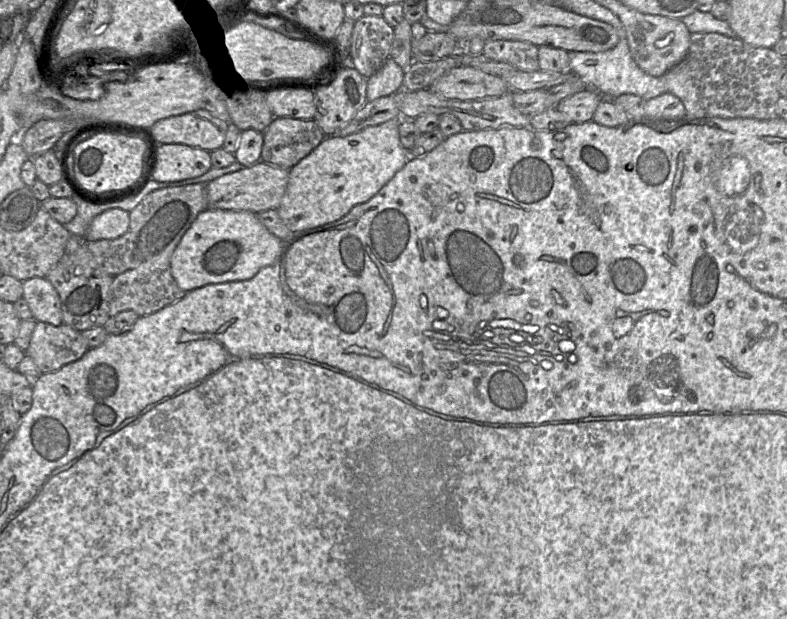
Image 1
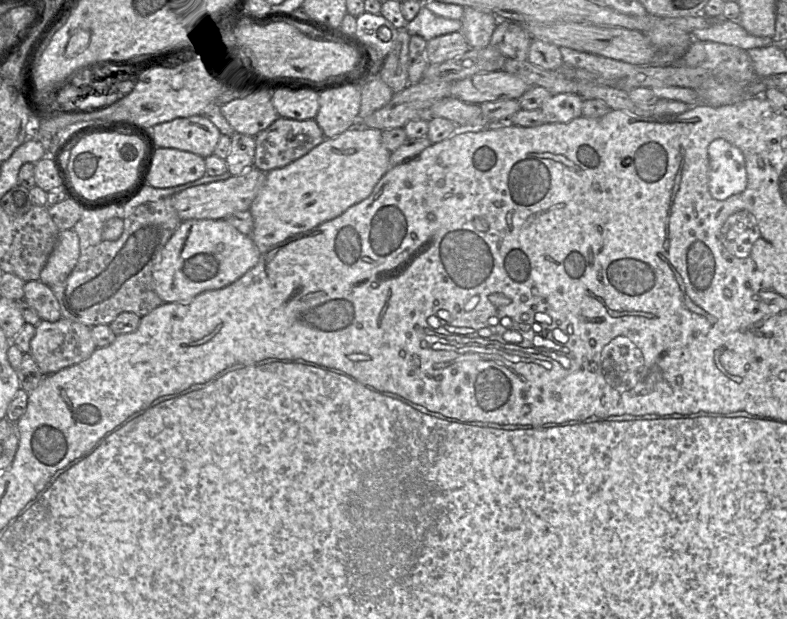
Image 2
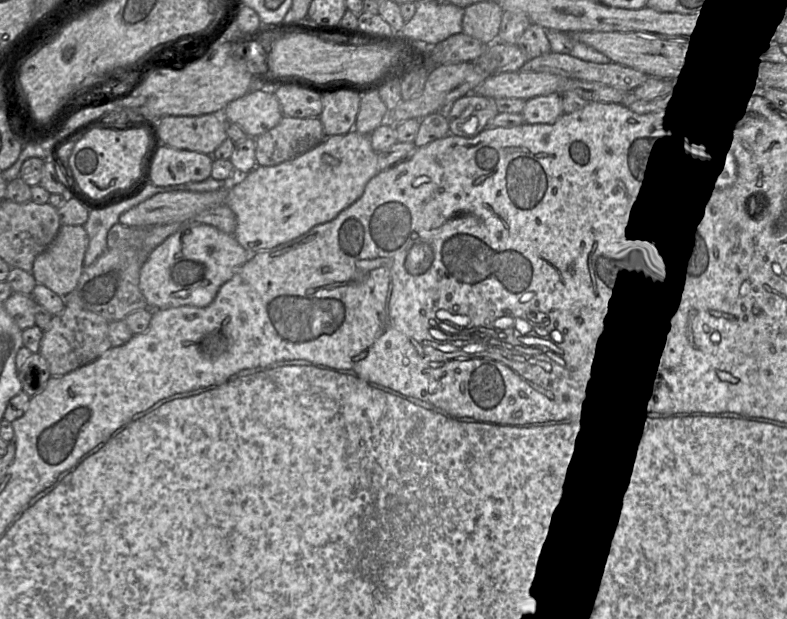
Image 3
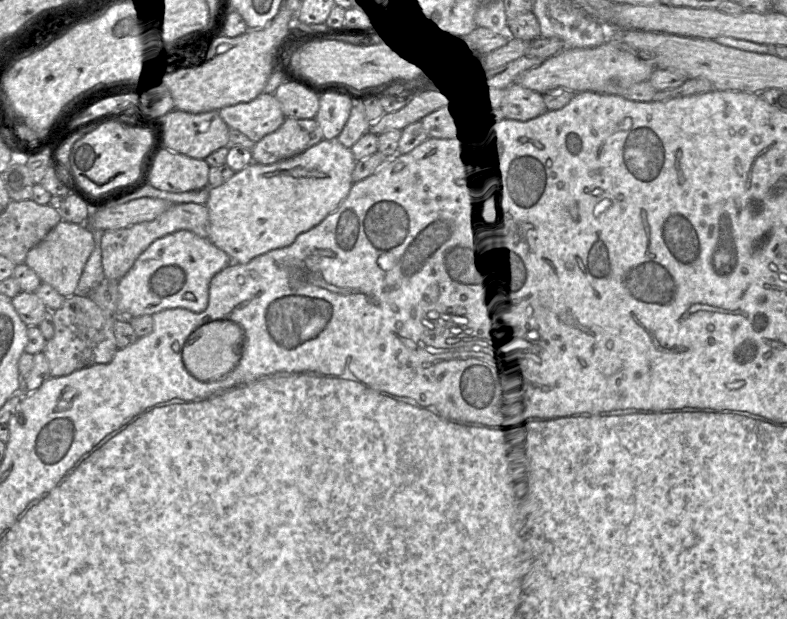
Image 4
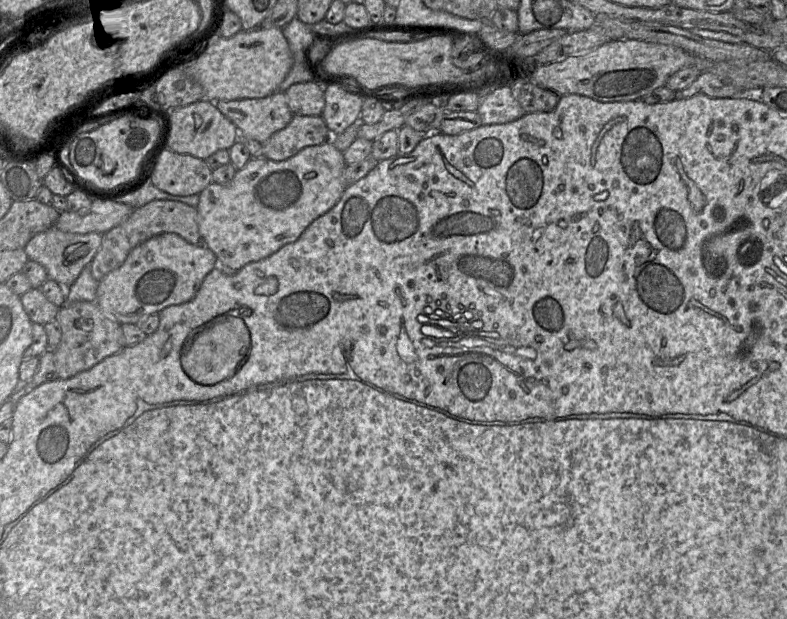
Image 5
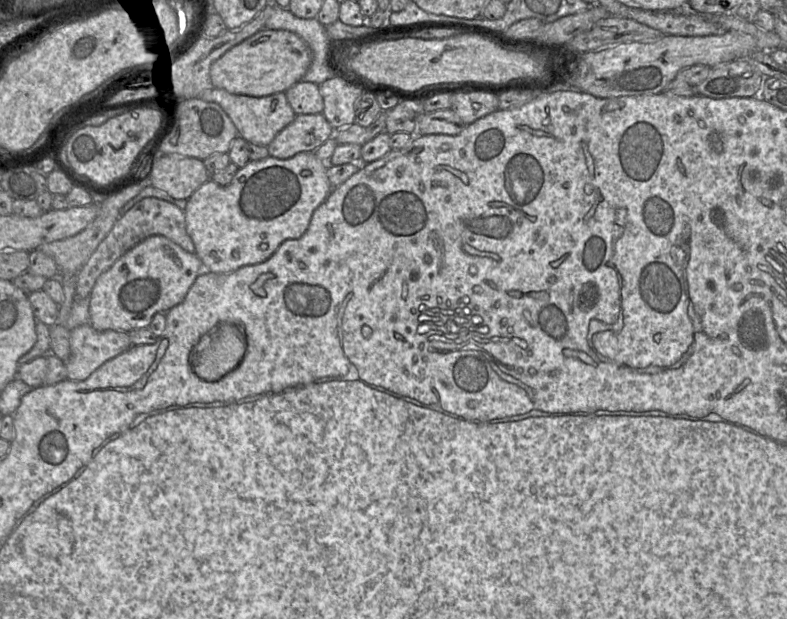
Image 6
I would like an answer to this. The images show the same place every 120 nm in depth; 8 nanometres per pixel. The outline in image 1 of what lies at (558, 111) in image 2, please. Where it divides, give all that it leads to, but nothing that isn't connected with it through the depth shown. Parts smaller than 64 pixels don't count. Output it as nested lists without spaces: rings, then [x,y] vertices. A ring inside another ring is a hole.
[[[586,88],[561,100],[556,109],[573,123],[591,121],[602,101],[602,96],[594,89]]]

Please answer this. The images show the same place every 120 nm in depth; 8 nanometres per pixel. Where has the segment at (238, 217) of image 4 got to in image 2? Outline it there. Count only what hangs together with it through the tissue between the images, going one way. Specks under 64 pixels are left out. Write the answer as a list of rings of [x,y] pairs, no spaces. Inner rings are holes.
[[[357,125],[334,138],[325,138],[290,164],[267,172],[263,187],[249,208],[253,217],[250,235],[252,240],[260,249],[269,249],[295,234],[340,216],[348,208],[370,196],[376,184],[391,167],[390,154],[382,143],[382,131]]]

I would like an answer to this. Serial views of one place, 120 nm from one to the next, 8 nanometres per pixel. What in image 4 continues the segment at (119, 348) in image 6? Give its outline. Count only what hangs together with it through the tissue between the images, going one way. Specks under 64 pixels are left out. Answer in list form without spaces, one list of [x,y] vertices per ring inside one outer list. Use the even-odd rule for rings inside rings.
[[[73,295],[66,297],[62,306],[53,312],[54,316],[54,336],[47,340],[43,353],[49,362],[52,377],[69,375],[76,370],[92,366],[94,364],[110,362],[118,350],[114,333],[114,323],[116,316],[106,312],[99,307],[88,296]]]

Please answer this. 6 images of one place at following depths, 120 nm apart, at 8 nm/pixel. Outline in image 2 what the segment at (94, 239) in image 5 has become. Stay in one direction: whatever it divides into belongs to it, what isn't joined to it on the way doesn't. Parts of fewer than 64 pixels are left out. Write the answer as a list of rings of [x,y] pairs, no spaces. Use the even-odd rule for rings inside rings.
[[[74,229],[60,231],[39,280],[48,286],[61,283],[72,272],[79,257],[80,241],[77,233]]]

